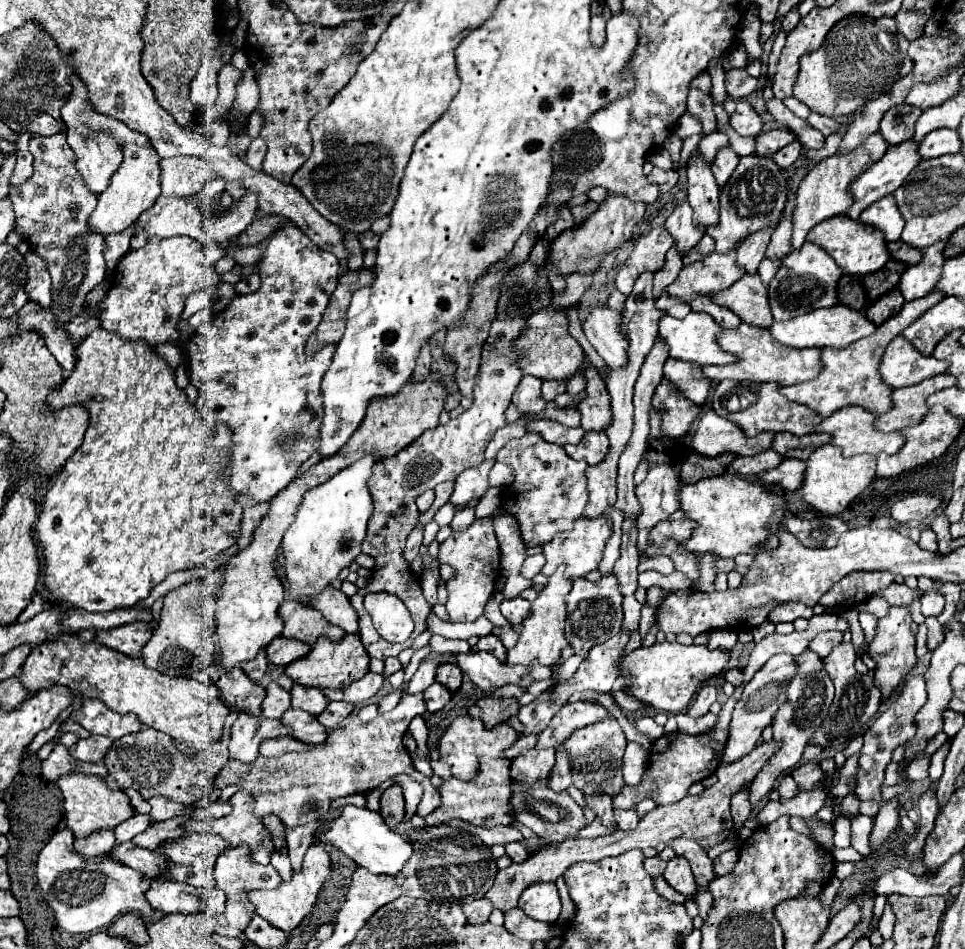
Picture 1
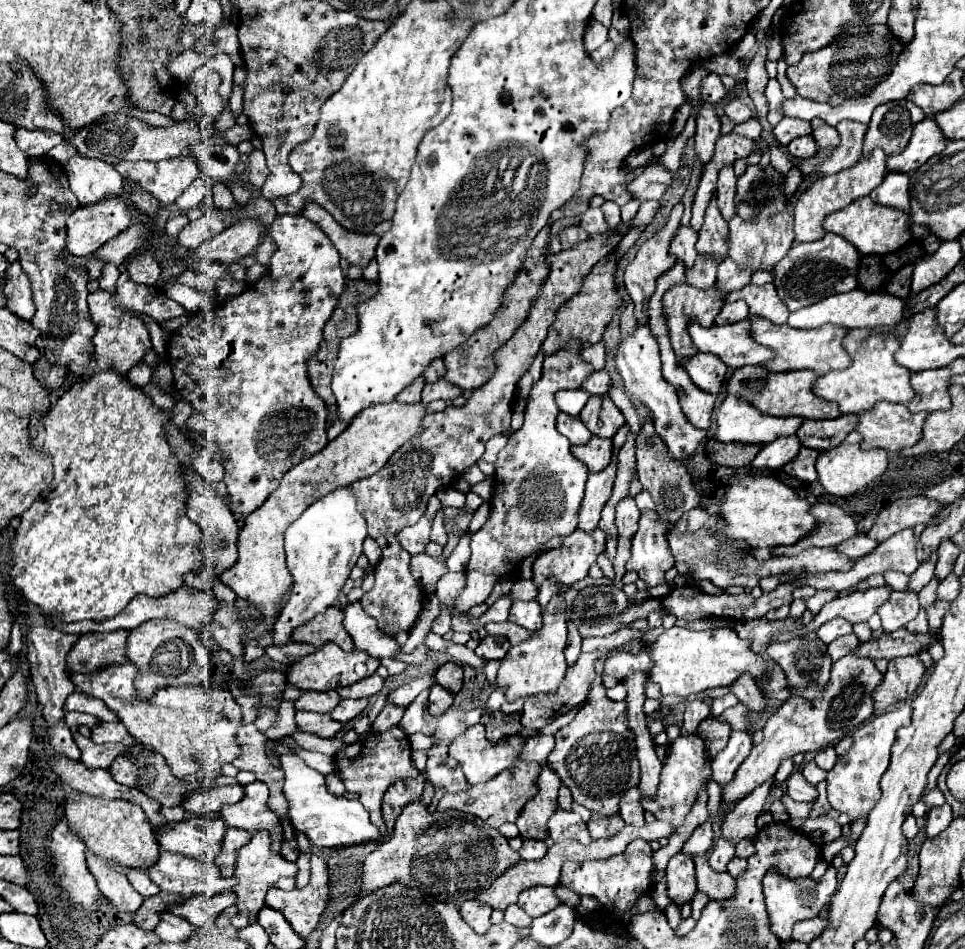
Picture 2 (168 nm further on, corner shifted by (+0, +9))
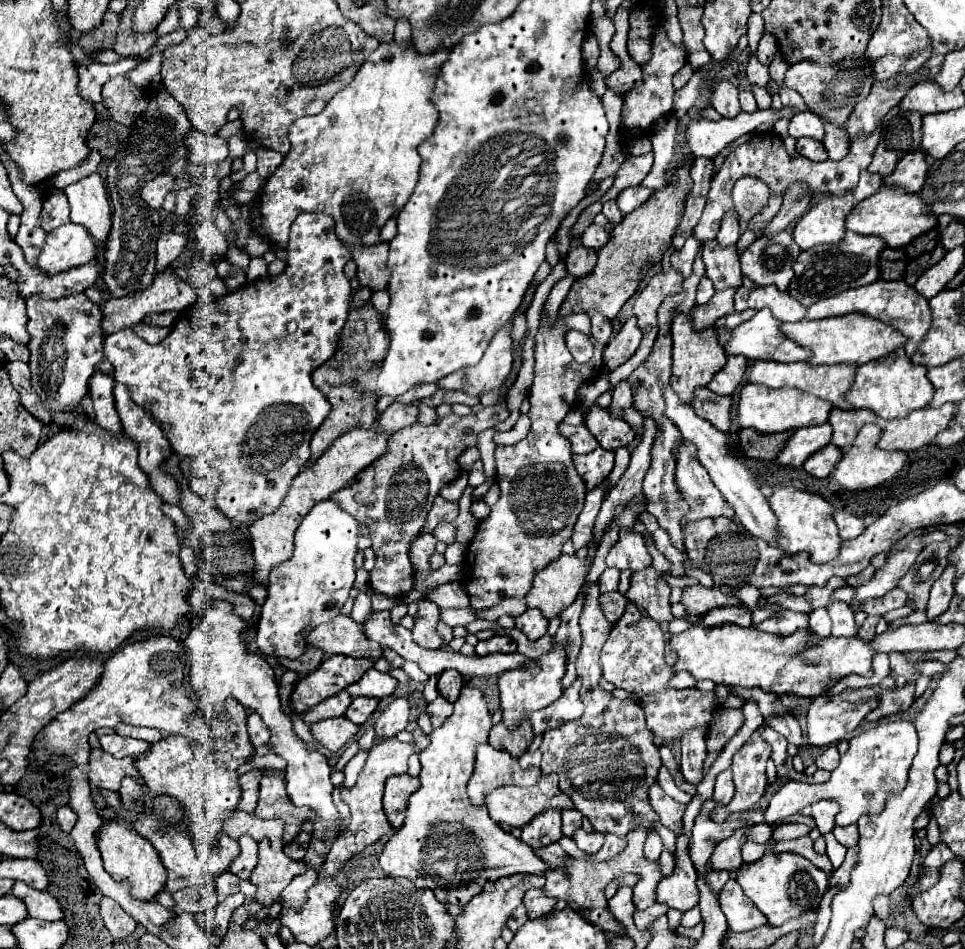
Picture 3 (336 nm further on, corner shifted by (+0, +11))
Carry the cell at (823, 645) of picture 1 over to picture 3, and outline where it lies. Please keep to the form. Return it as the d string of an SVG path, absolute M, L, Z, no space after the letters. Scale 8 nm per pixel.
M835 600L829 606L829 616L833 622L833 636L855 636L857 634L855 614L845 602Z

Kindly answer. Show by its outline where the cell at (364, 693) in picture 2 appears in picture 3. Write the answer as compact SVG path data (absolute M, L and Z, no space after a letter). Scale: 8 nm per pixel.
M375 668L367 670L363 674L363 678L355 684L351 684L347 688L347 692L357 698L357 696L373 696L373 698L387 698L395 692L395 688L399 686L399 682L391 676L391 674L383 674L383 672L377 672Z

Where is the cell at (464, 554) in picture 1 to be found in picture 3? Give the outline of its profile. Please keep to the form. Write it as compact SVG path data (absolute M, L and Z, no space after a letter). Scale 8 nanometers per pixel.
M579 312L579 314L567 314L555 322L549 322L547 318L543 318L537 332L537 346L535 346L535 382L529 392L531 430L527 438L523 438L521 442L513 446L495 448L495 468L497 468L495 480L501 486L501 496L491 508L489 516L479 522L477 534L469 544L469 552L461 568L461 582L475 610L491 608L499 604L503 598L525 598L525 594L529 592L533 584L535 574L561 556L561 546L571 538L573 526L583 510L583 500L587 490L573 466L569 440L559 434L557 426L577 406L579 386L585 384L587 380L593 380L599 374L599 368L603 370L603 346L595 342L595 356L585 364L579 364L573 360L571 352L565 346L565 334L569 330L591 334L591 316L585 312Z

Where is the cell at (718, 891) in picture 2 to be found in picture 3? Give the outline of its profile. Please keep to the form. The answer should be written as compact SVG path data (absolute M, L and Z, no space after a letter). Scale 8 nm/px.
M729 878L727 888L721 890L719 904L721 904L721 910L727 916L727 924L733 932L749 932L753 928L767 924L765 914L761 914L757 910L757 906L753 906L753 902L749 902L749 898L745 898L741 886L733 878Z

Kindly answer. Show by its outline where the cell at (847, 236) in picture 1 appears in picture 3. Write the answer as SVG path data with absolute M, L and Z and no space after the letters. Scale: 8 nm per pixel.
M881 186L875 196L855 206L855 210L851 210L845 222L847 230L853 230L857 234L875 234L885 238L889 248L901 248L907 246L919 234L933 230L937 226L937 216L933 216L931 210L925 206L921 194L909 194L899 186Z

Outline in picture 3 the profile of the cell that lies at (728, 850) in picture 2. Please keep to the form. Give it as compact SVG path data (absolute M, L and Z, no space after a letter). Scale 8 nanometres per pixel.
M709 870L703 880L705 880L705 884L713 890L713 894L719 896L719 892L721 892L723 886L725 886L725 882L729 880L729 872L713 872L713 870Z

